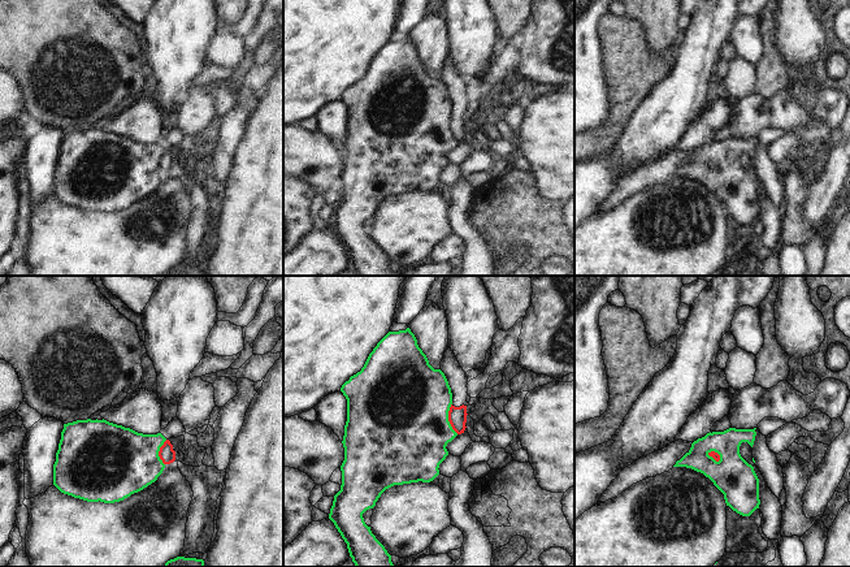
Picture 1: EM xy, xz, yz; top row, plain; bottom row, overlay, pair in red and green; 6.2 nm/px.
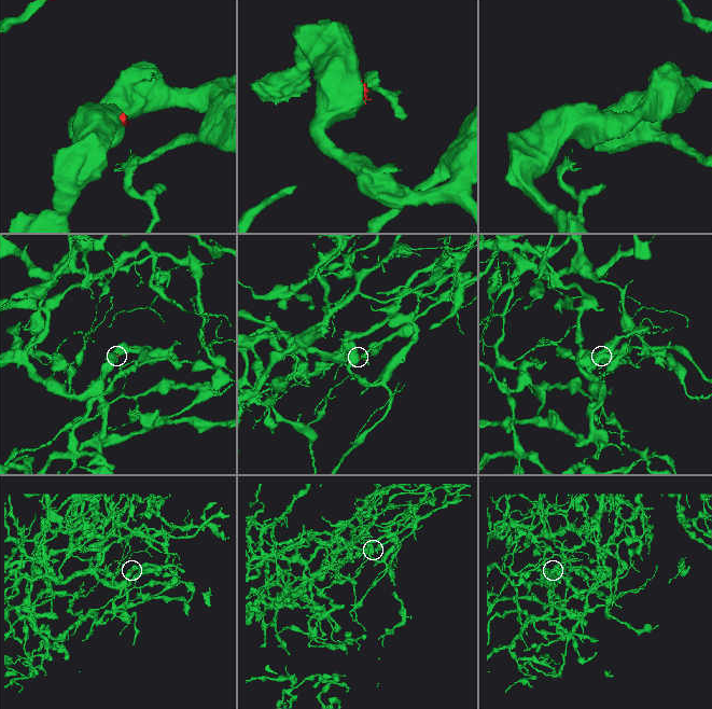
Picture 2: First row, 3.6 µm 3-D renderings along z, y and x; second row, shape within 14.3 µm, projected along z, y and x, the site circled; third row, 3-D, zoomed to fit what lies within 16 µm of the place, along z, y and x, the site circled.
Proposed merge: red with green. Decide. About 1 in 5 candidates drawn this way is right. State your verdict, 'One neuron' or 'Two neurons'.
Two neurons

